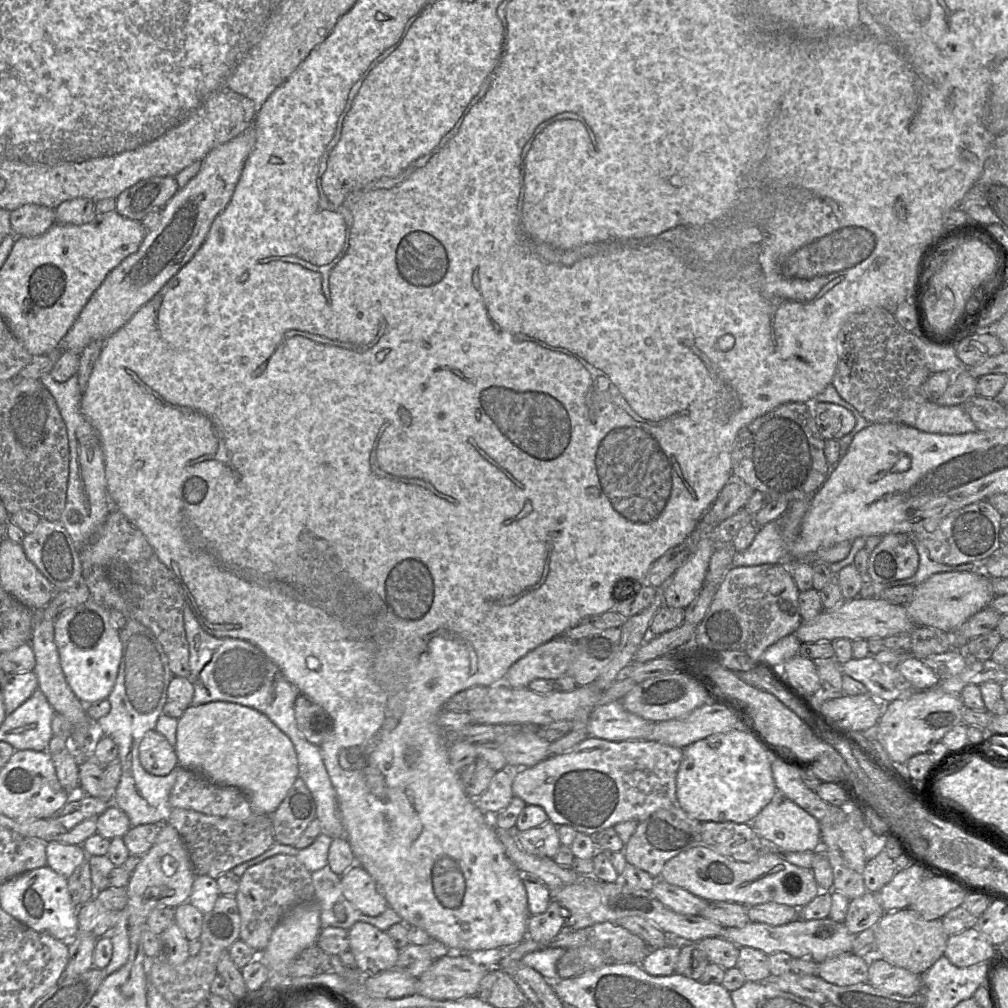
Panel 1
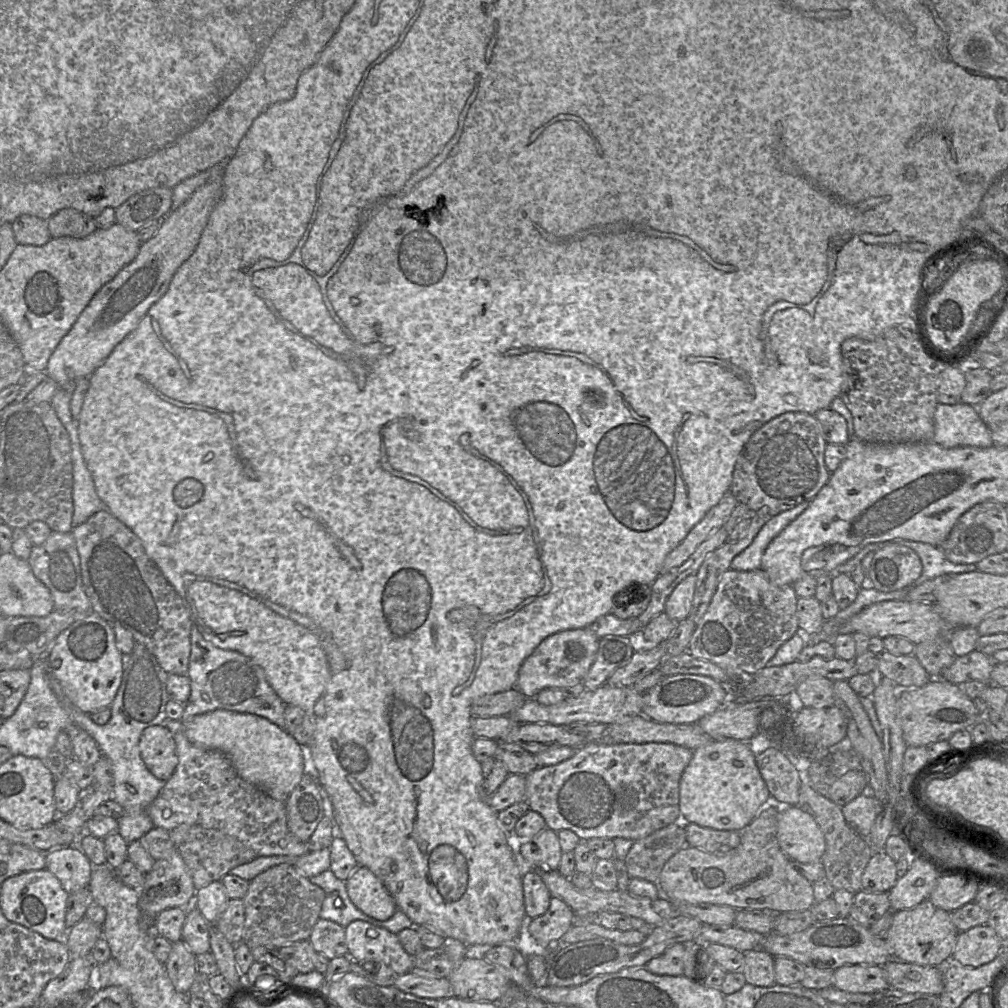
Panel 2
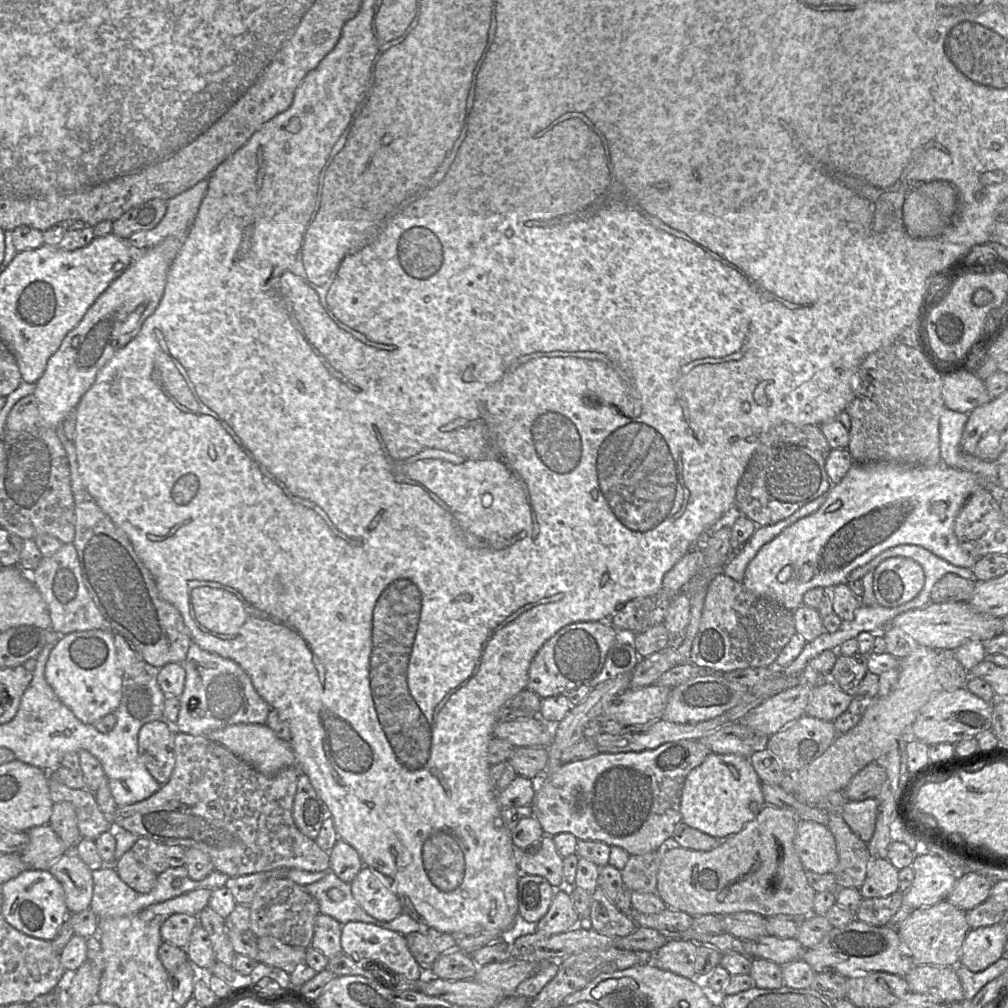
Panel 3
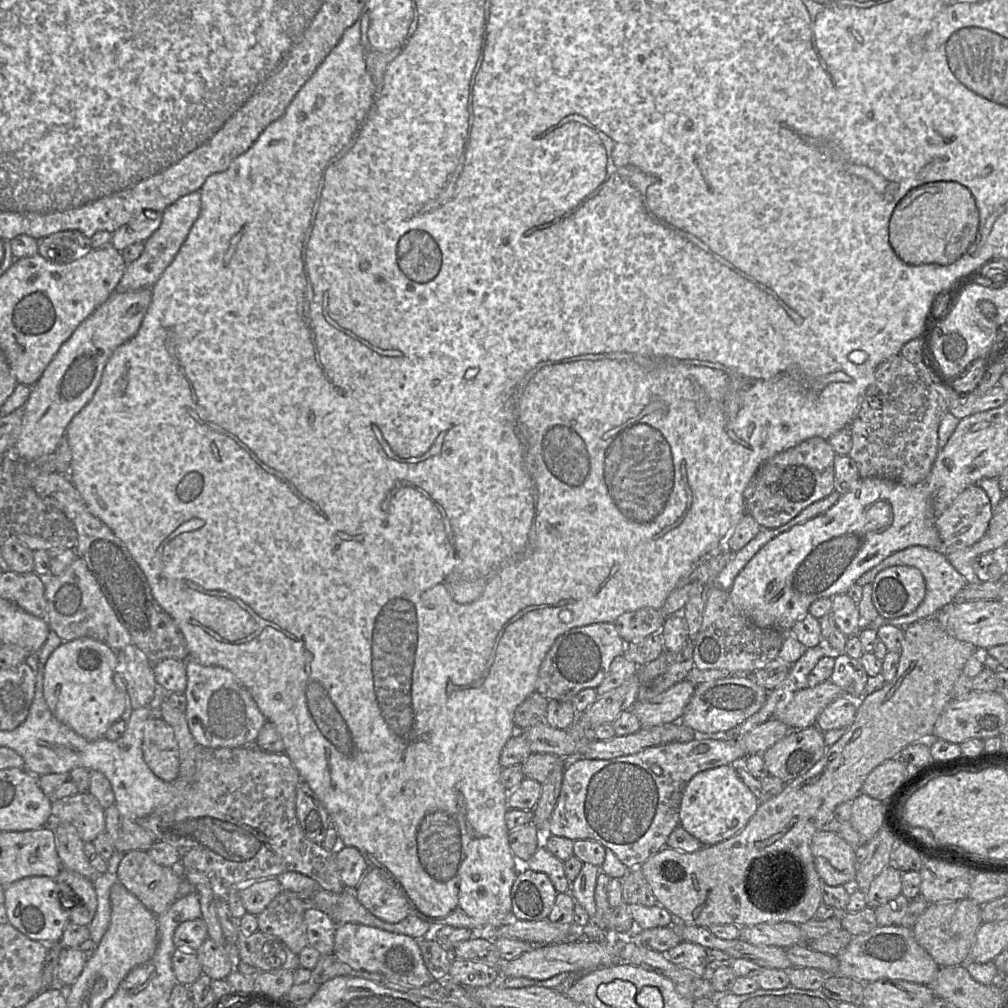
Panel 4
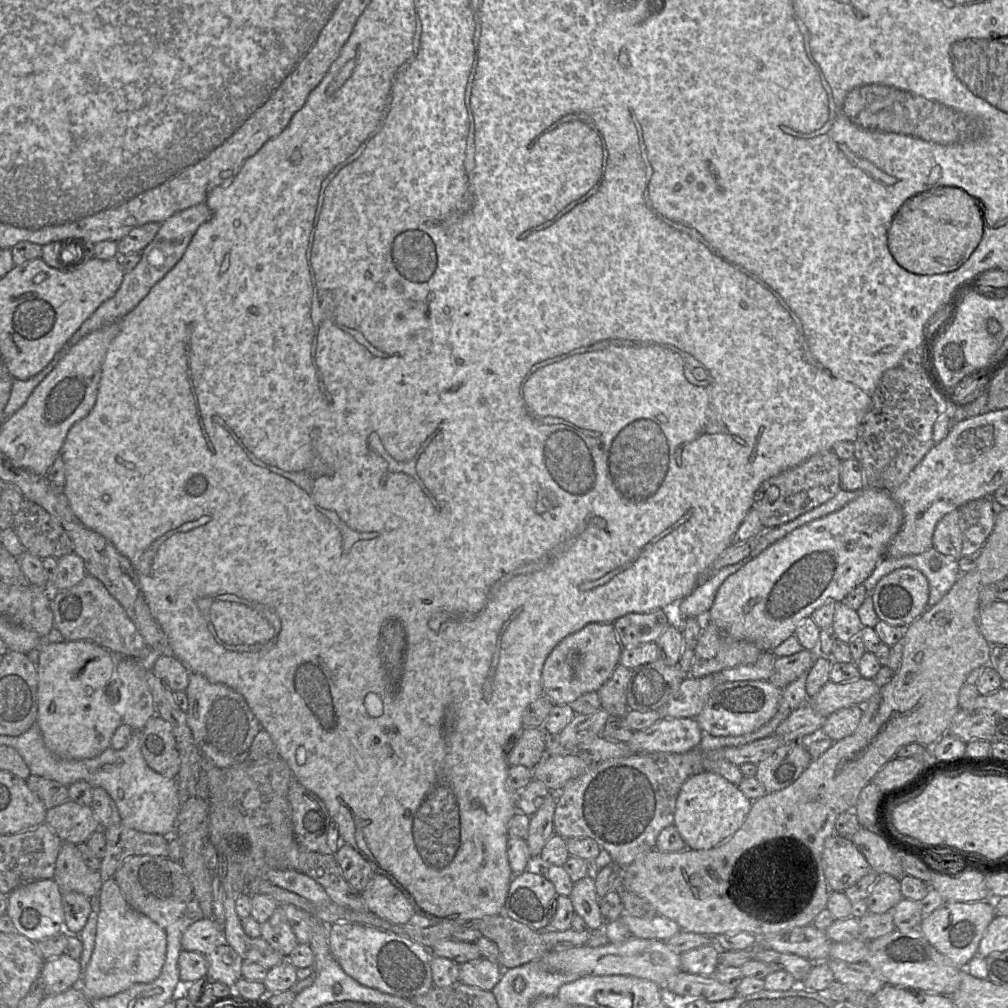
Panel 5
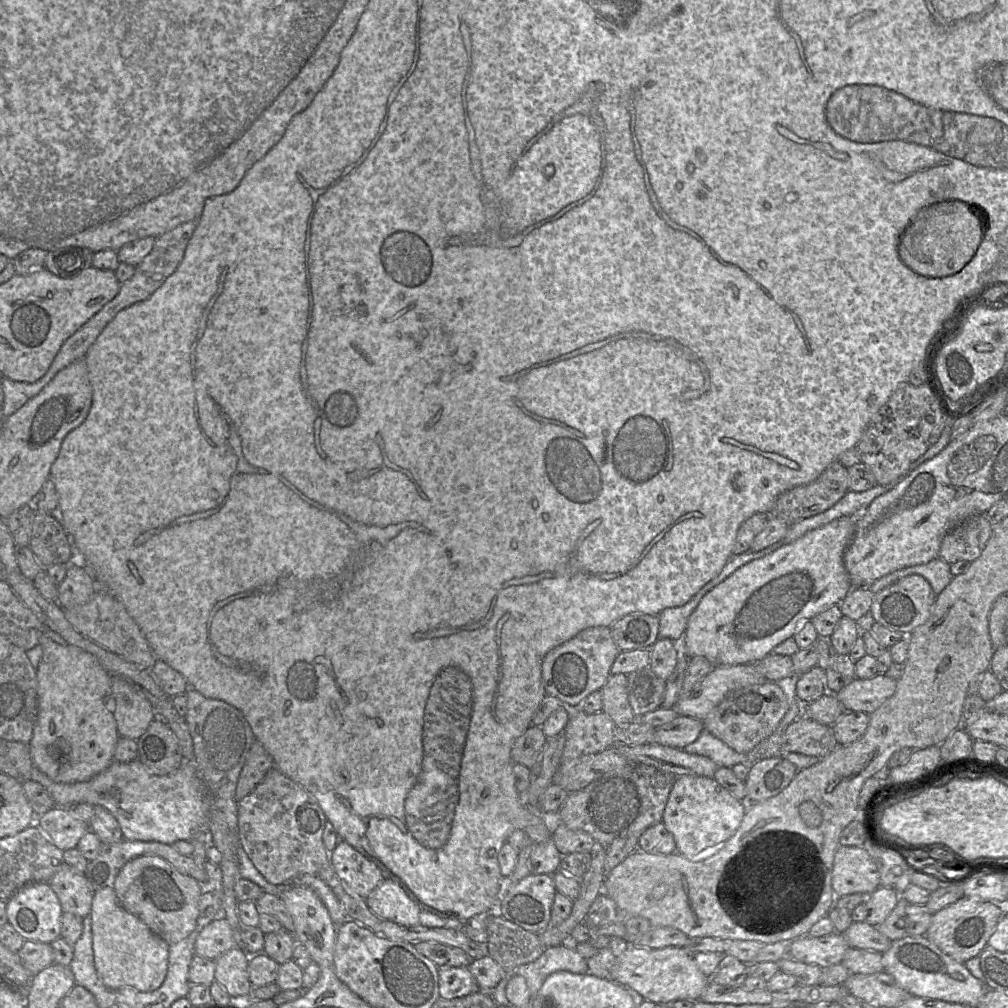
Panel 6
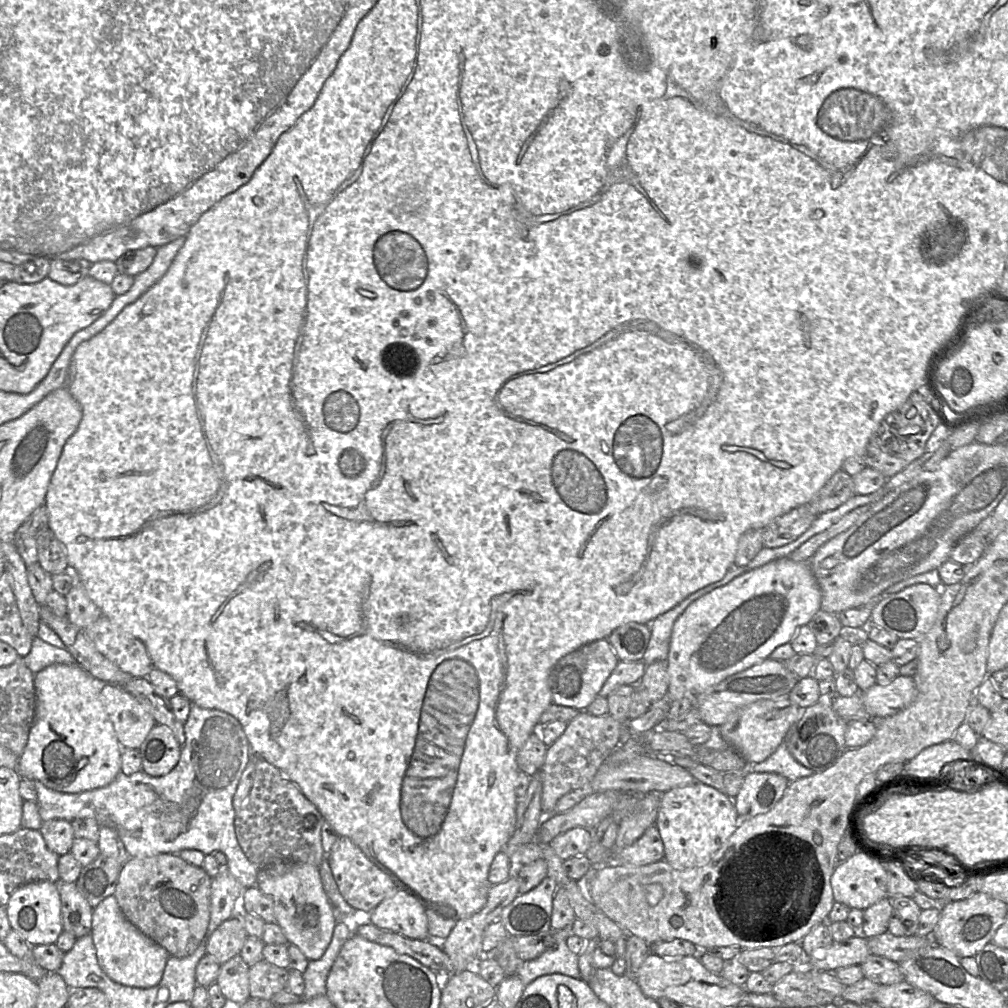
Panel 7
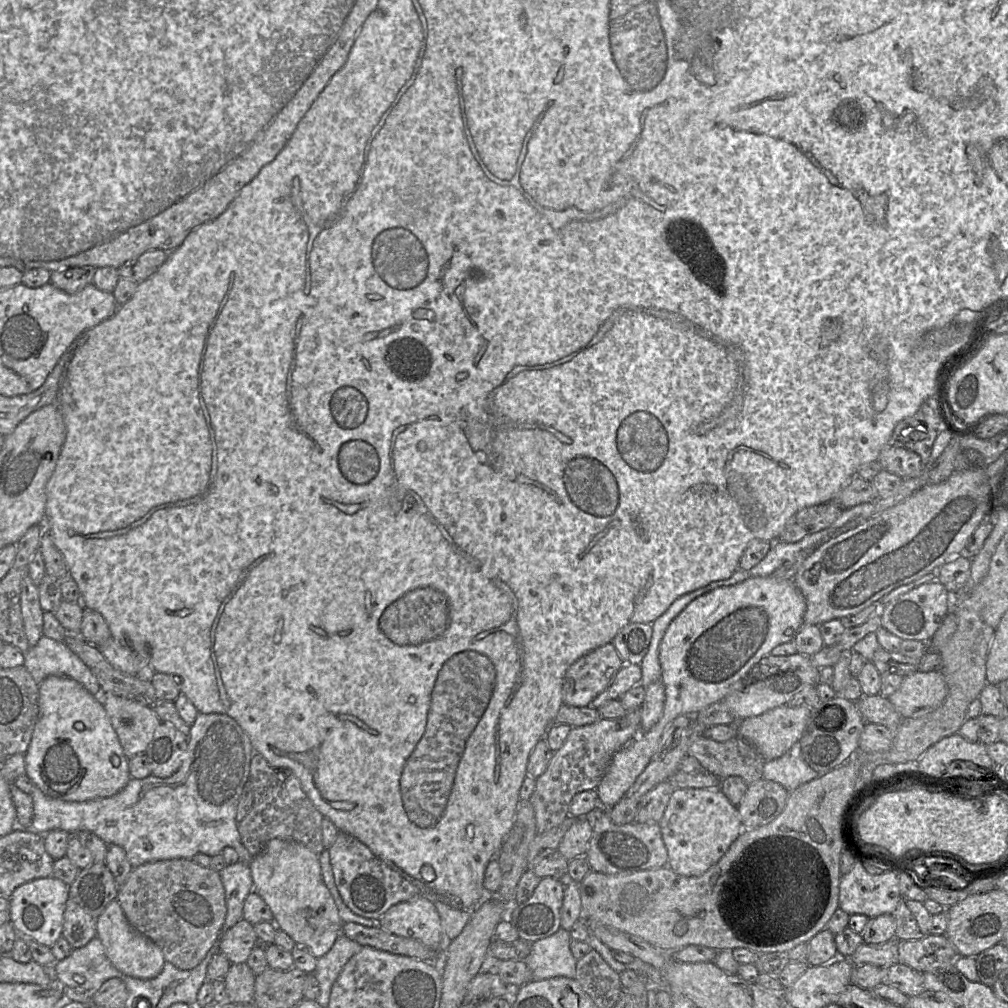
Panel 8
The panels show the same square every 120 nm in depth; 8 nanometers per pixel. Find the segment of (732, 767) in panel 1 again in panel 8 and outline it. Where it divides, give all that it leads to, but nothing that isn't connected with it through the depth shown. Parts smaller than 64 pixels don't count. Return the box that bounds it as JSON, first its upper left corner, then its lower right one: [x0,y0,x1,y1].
[658,787,743,877]

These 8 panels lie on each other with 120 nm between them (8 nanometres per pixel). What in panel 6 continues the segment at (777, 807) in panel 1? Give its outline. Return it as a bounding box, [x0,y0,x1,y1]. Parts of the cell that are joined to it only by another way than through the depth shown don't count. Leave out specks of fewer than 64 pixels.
[832,846,880,897]

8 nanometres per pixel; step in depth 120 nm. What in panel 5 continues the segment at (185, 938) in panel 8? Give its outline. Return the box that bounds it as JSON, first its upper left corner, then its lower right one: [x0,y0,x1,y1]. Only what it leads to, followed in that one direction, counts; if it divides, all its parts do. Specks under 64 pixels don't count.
[114,855,194,930]

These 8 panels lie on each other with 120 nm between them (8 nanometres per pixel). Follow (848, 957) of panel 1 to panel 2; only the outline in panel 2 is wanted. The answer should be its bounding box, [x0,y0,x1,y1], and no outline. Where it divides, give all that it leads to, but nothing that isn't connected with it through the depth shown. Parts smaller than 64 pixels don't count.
[833,964,889,993]

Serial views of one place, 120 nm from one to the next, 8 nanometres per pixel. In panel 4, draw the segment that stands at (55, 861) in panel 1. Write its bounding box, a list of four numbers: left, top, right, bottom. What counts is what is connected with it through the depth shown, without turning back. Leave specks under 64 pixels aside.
[56,868,97,926]

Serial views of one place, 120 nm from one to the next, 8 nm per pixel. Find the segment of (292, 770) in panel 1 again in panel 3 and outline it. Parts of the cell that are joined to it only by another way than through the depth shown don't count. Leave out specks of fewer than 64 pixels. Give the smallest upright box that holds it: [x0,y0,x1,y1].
[207,724,296,776]

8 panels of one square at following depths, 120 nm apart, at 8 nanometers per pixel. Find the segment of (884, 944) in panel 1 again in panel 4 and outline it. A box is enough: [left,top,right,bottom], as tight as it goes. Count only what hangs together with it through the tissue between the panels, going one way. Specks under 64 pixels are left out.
[911,898,983,967]

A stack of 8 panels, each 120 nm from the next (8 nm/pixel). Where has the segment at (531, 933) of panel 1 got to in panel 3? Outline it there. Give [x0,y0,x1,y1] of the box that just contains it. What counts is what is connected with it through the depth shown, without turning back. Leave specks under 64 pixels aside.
[535,887,580,935]

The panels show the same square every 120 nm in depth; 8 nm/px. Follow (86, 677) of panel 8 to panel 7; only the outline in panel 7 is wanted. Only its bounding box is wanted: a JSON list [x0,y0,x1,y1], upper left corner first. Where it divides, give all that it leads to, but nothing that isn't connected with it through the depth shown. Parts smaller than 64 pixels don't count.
[23,637,77,674]

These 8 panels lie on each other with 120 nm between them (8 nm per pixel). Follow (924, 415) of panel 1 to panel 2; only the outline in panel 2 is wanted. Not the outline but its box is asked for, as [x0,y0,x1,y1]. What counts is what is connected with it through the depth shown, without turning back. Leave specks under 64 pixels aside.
[932,403,993,448]

